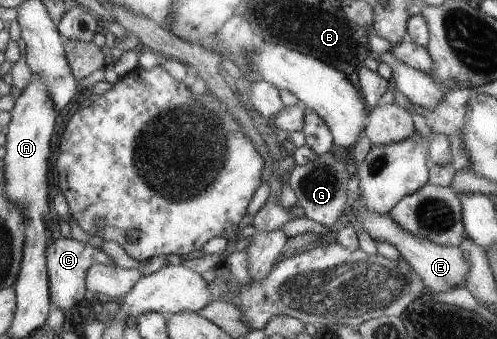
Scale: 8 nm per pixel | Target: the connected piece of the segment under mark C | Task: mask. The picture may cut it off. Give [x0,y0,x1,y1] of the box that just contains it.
[48,238,113,311]

